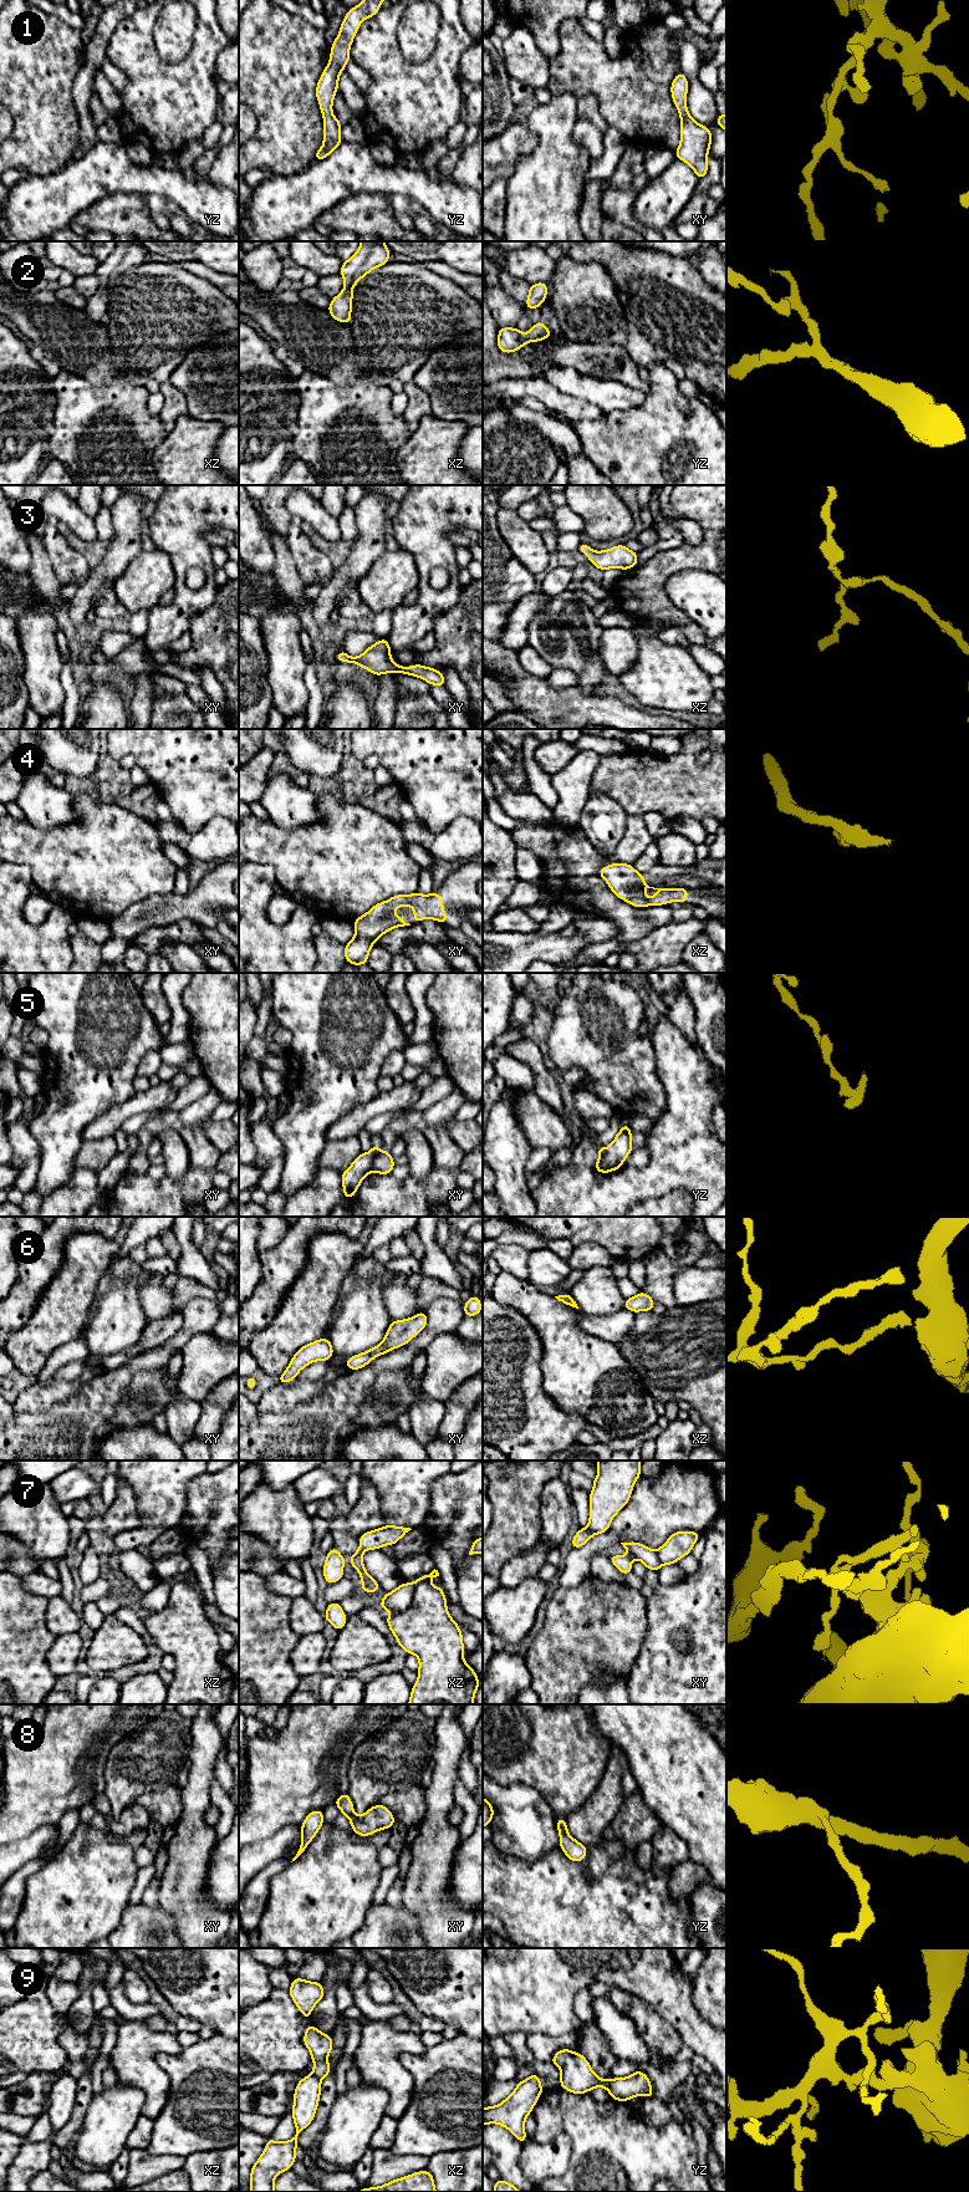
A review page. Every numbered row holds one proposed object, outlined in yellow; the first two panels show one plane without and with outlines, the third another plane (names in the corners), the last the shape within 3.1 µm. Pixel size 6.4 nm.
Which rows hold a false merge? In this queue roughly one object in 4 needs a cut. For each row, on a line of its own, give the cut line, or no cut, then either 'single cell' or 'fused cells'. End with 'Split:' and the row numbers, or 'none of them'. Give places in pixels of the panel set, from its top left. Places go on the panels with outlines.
1: no cut; single cell
2: no cut; single cell
3: no cut; single cell
4: no cut; single cell
5: cut in xy along (378, 1151), (373, 1157), (370, 1171); fused cells
6: no cut; single cell
7: no cut; single cell
8: no cut; single cell
9: cut in yz along (608, 2080), (610, 2089); fused cells
Split: 5, 9

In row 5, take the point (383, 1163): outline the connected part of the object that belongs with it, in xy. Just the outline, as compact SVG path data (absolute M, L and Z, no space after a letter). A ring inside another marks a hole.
M378 1151L372 1161L371 1172L381 1174L391 1174L394 1167L394 1159L389 1151Z

